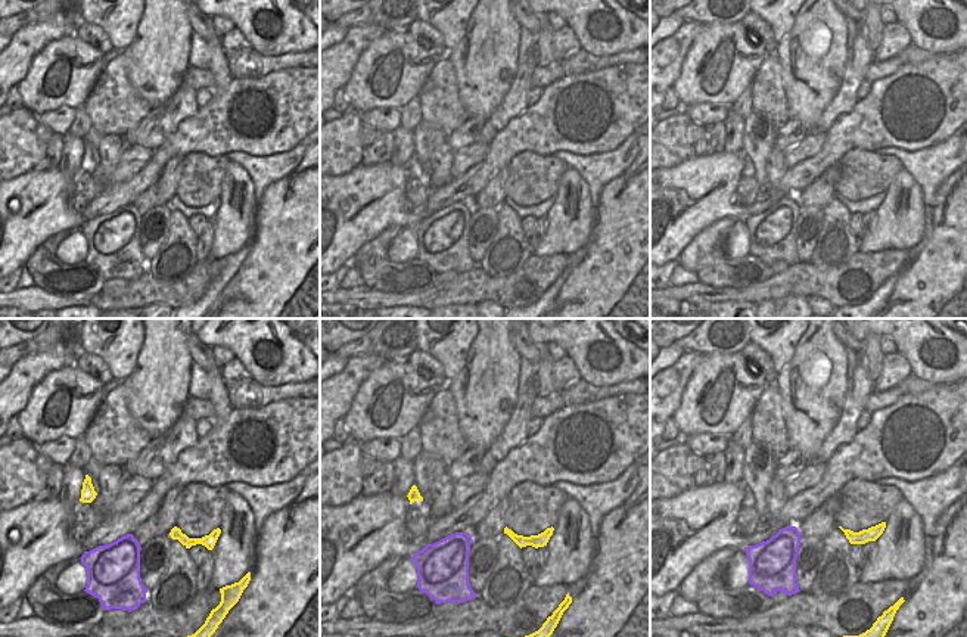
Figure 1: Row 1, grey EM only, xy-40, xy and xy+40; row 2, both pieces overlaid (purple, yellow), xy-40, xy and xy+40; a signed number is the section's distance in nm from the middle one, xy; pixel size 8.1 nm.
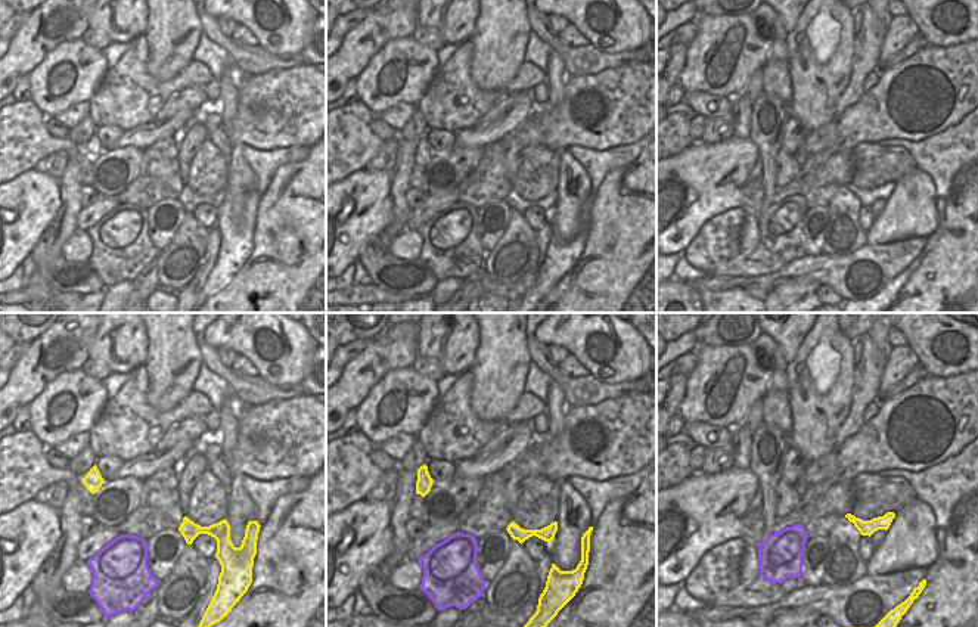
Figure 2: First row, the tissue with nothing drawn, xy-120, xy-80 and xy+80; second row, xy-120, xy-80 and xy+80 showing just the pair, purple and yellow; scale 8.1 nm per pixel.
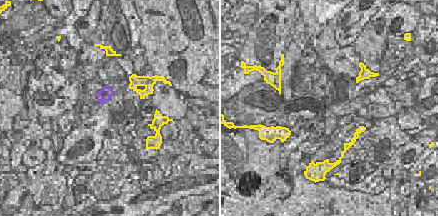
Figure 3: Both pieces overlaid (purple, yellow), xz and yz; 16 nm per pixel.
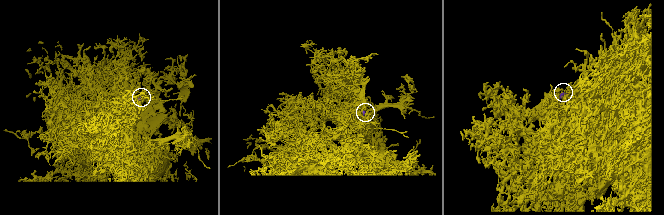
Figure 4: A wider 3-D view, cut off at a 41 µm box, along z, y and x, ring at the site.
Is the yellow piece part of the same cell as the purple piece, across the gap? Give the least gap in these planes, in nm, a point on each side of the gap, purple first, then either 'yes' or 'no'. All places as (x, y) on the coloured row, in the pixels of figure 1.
gap 260 nm; span xy-40 (140, 547), (170, 534); no

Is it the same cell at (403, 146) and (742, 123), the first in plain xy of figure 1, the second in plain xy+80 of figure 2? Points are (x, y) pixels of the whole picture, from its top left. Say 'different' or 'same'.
same

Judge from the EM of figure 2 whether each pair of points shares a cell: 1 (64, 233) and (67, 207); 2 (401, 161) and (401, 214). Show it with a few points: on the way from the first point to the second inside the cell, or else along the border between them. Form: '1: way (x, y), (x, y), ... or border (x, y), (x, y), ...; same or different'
1: way (64, 227), (67, 213); same
2: way (400, 174), (400, 201); same

